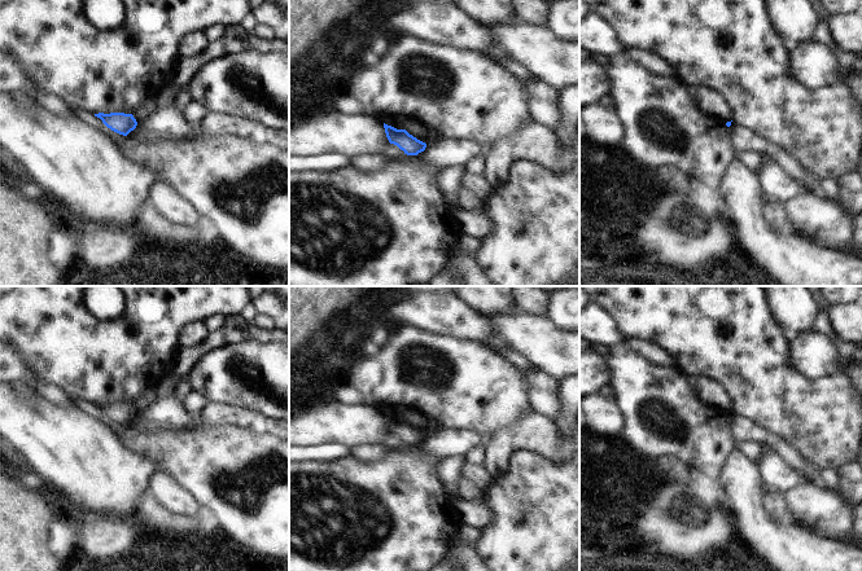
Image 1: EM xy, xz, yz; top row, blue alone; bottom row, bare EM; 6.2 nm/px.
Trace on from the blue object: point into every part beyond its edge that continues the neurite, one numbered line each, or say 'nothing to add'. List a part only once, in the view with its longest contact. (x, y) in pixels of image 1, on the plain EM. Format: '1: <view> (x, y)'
nothing to add

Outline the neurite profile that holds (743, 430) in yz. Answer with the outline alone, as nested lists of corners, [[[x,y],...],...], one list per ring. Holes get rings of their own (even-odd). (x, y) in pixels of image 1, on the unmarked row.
[[[731,412],[728,422],[731,426],[731,435],[736,444],[757,443],[761,445],[769,445],[778,451],[795,470],[802,473],[810,483],[824,488],[822,471],[818,470],[808,458],[802,457],[796,448],[791,447],[779,436],[766,431],[751,420],[740,417],[735,412]]]

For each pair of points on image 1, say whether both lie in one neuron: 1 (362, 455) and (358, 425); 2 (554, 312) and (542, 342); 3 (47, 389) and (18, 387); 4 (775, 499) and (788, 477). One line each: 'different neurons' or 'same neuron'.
1: different neurons
2: different neurons
3: different neurons
4: different neurons

